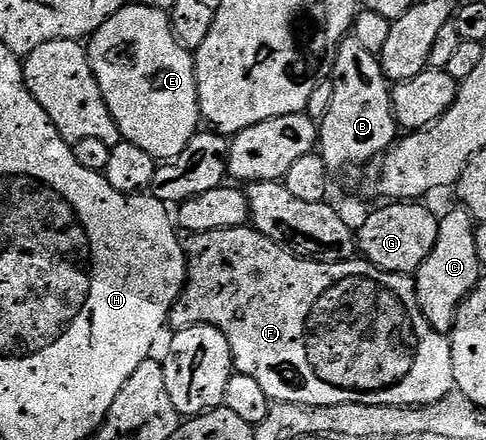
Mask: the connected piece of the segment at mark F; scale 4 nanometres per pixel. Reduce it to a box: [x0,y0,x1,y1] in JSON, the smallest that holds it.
[168,226,455,407]

